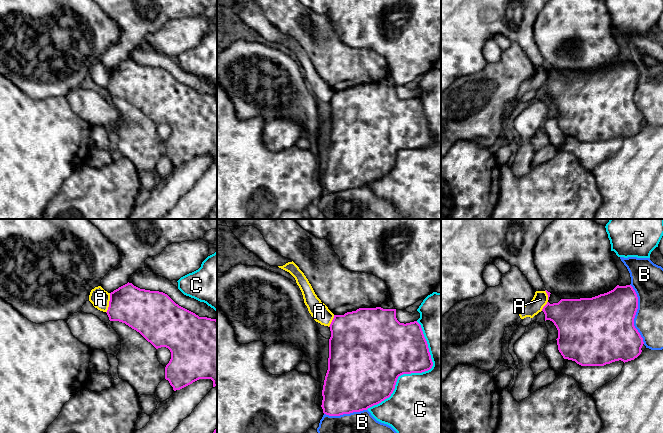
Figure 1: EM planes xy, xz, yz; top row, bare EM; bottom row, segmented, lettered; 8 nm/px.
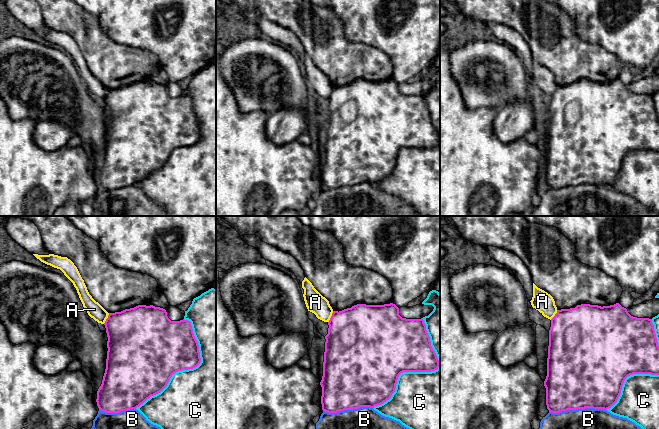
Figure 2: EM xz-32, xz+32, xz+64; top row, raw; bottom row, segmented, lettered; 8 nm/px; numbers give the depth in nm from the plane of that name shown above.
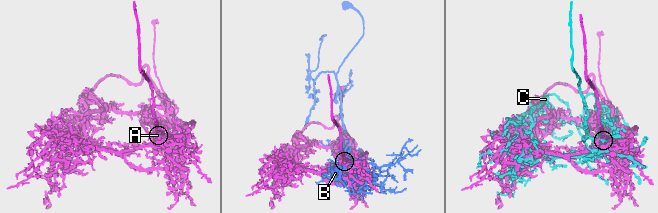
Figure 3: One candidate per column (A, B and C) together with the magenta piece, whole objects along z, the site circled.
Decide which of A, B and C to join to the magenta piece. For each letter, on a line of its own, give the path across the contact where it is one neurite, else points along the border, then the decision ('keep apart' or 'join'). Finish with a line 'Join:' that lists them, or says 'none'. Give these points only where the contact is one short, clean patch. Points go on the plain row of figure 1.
A: along xy (110, 69), (106, 88) | keep apart
B: keep apart
C: keep apart
Join: none

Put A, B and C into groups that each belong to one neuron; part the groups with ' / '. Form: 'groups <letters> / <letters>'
groups A / B / C

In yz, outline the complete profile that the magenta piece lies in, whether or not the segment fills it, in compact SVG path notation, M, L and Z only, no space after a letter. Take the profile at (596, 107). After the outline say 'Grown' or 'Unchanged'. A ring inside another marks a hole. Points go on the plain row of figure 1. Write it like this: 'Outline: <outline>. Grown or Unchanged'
Outline: M617 61L613 66L592 74L561 75L553 80L547 78L542 87L545 97L552 97L558 106L558 126L564 135L575 137L581 142L604 142L619 136L625 139L641 130L644 118L634 102L637 85L638 73L633 63Z. Unchanged

